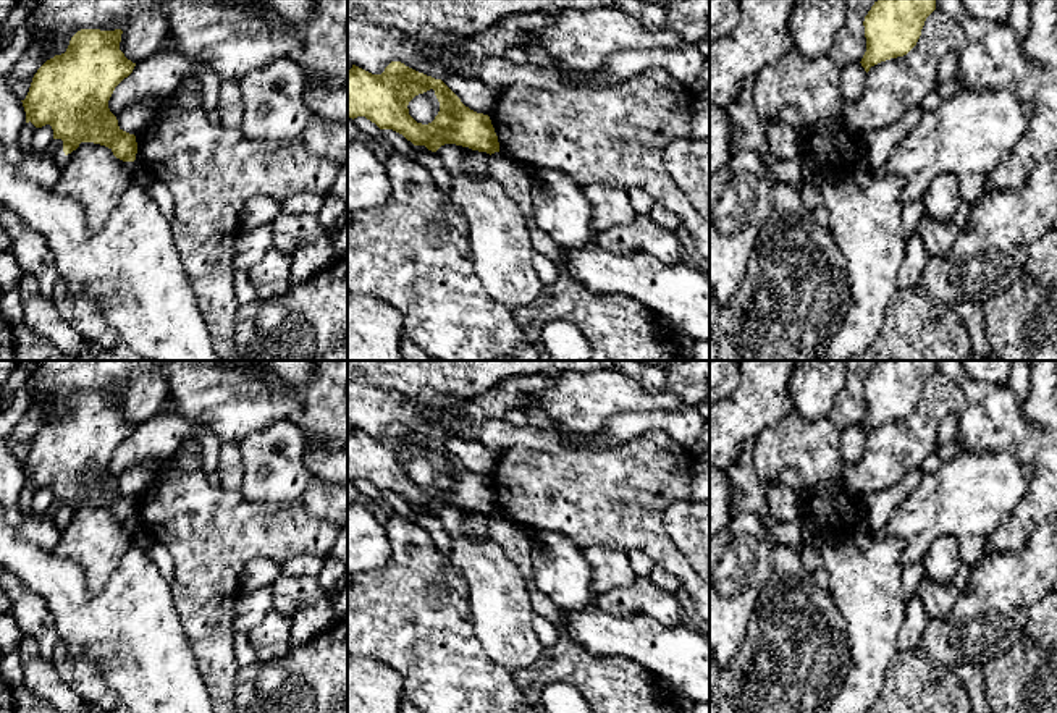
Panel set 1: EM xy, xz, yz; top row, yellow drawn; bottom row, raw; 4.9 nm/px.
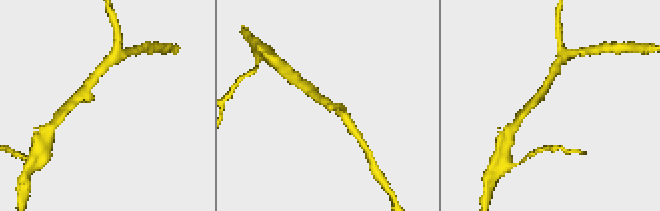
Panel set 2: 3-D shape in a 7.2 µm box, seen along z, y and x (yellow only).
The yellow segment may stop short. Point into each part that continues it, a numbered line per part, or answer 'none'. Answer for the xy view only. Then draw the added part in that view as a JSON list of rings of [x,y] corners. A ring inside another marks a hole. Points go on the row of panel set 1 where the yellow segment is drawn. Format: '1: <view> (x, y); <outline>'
none

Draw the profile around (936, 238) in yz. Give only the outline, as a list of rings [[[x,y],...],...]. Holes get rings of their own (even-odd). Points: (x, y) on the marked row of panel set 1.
[[[960,204],[957,213],[949,223],[939,223],[923,215],[916,226],[916,234],[929,257],[942,255],[949,251],[965,226],[971,207]]]

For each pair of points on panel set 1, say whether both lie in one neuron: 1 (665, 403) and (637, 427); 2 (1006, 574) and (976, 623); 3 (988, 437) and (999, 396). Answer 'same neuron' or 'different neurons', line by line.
1: different neurons
2: same neuron
3: same neuron

